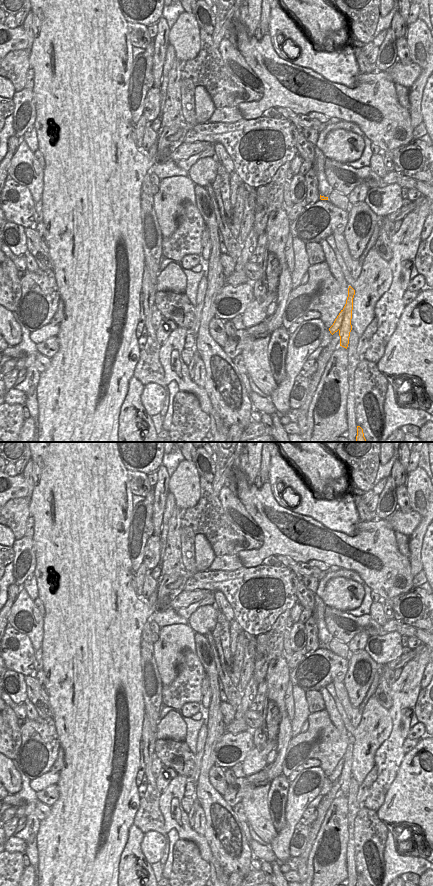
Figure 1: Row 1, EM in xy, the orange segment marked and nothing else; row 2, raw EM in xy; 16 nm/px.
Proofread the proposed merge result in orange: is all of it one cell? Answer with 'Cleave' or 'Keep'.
Cleave.

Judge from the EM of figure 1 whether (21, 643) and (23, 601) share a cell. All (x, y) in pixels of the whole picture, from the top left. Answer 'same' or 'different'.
different

